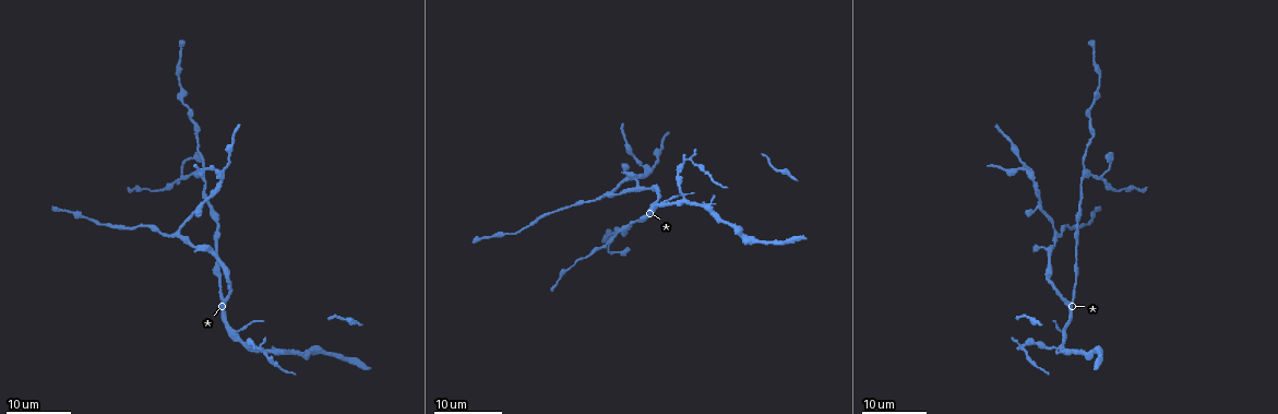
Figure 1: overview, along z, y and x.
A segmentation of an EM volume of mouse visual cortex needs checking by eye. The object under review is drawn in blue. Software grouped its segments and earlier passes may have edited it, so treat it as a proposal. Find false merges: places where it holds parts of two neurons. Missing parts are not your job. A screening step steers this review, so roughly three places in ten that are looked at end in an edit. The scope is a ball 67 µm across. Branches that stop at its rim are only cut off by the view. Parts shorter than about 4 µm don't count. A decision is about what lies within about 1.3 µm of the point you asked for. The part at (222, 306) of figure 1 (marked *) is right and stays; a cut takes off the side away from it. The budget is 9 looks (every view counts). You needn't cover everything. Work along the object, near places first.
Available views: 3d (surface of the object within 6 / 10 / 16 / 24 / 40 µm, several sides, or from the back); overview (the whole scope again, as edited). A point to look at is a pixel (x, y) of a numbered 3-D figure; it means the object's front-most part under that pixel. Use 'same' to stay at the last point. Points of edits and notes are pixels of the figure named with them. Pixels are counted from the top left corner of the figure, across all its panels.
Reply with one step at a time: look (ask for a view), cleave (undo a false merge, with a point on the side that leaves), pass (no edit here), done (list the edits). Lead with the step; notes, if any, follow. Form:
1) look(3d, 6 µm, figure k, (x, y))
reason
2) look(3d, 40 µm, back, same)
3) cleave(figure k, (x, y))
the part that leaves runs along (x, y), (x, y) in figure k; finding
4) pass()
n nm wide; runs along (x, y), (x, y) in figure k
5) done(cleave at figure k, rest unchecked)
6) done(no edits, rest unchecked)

look(3d, 24 µm, figure 1, (182, 179))
three arms meet

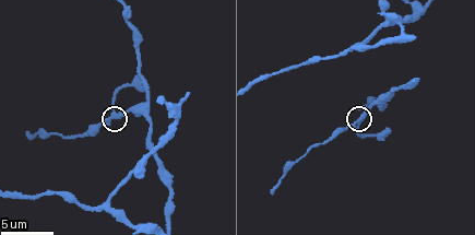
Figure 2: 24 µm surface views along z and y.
look(3d, 6 µm, figure 2, (113, 116))

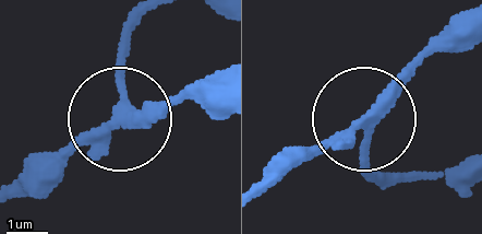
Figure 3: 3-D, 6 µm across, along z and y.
pass()
side arm 6 µm; runs along (464, 23), (363, 114), (370, 176) in figure 3; all the same neuron

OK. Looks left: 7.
look(3d, 10 µm, figure 2, (105, 204))
small branch off a trunk

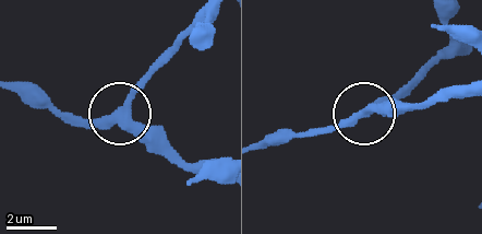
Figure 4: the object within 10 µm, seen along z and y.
pass()
runs along (467, 93), (365, 109), (409, 93) in figure 4; continuous, no second neuron

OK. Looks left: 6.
look(3d, 16 µm, figure 1, (237, 330))

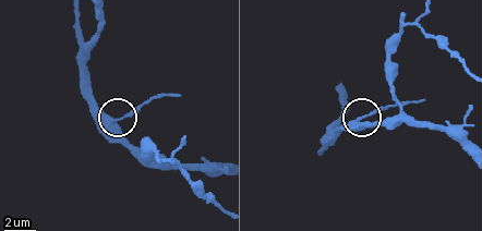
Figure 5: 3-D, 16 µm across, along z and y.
look(3d, 6 µm, figure 5, (356, 121))
zoom in

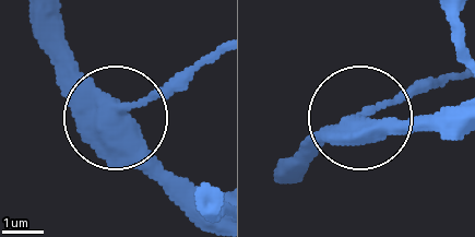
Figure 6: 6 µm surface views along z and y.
pass()
runs along (36, 19), (116, 109), (196, 63) in figure 6; all the same neuron

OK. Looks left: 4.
look(3d, 6 µm, figure 2, (176, 107))
small branch off a trunk

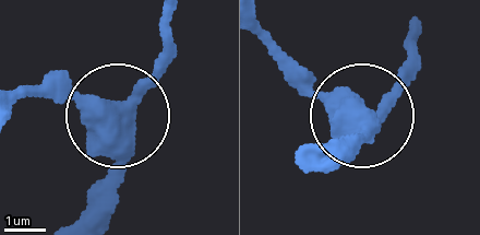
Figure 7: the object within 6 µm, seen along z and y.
pass()
490 nm wide; runs along (75, 220), (107, 167), (114, 118), (58, 94), (20, 94) in figure 7; continuous, no second neuron

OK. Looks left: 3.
done(no edits, rest unchecked)

